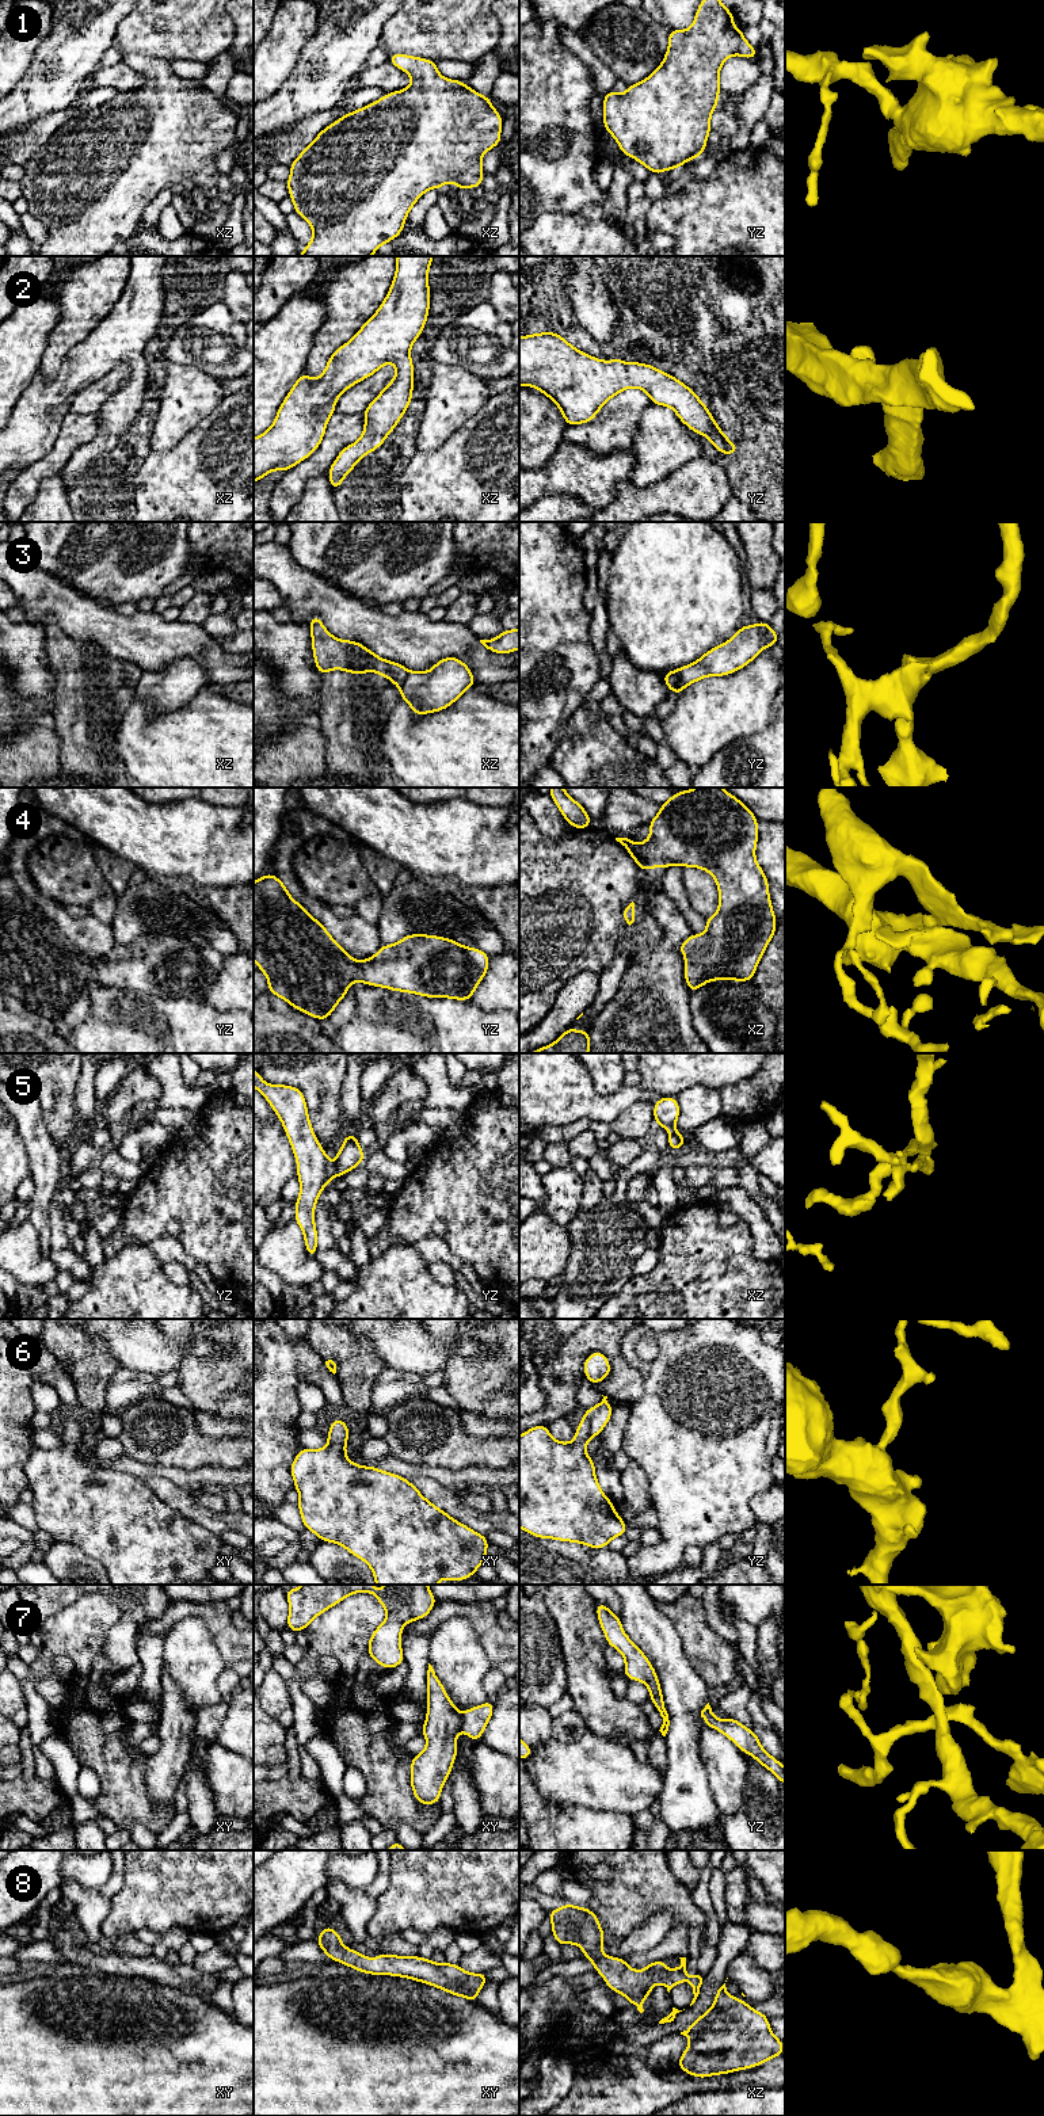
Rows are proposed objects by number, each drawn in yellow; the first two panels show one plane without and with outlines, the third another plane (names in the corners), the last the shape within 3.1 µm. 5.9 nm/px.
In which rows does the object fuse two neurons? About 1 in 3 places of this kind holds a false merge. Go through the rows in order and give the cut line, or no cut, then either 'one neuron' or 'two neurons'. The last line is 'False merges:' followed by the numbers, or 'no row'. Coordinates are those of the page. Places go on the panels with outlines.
1: no cut; one neuron
2: no cut; one neuron
3: cut in yz along (673, 671), (677, 679), (674, 690); two neurons
4: no cut; one neuron
5: cut in yz along (331, 1169), (332, 1175); two neurons
6: no cut; one neuron
7: cut in xy along (463, 1715), (460, 1726); two neurons
8: no cut; one neuron
False merges: 3, 5, 7

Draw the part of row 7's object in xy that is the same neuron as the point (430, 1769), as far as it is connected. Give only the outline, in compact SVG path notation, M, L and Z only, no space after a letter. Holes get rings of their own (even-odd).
M428 1663L427 1716L422 1728L422 1734L424 1735L427 1745L422 1753L412 1757L409 1774L412 1793L415 1795L416 1800L423 1806L439 1804L442 1787L449 1778L453 1762L457 1758L456 1738L460 1735L461 1724L462 1715L451 1703L433 1666Z

